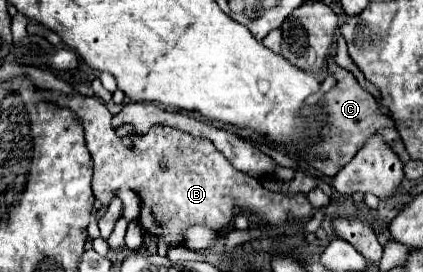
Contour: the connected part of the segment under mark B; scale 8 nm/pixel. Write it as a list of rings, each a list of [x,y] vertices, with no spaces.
[[[41,89],[41,95],[49,103],[55,103],[59,107],[71,109],[75,113],[77,121],[81,123],[81,127],[85,131],[87,149],[89,149],[89,153],[93,157],[93,163],[95,163],[93,165],[93,193],[95,193],[95,199],[101,201],[101,205],[107,207],[117,197],[117,189],[129,187],[141,199],[141,211],[139,211],[139,219],[137,219],[139,225],[149,235],[169,237],[171,239],[169,249],[185,247],[185,233],[187,233],[187,229],[191,229],[195,225],[209,227],[209,229],[213,229],[217,233],[223,231],[235,219],[235,209],[251,211],[259,219],[265,219],[271,227],[283,227],[289,213],[295,219],[305,219],[305,217],[309,217],[313,213],[313,207],[311,207],[311,203],[307,201],[305,195],[267,189],[259,179],[253,179],[253,177],[237,171],[235,167],[231,167],[231,163],[223,157],[223,153],[219,153],[215,149],[215,145],[205,137],[193,137],[187,131],[165,127],[165,125],[155,125],[145,135],[135,133],[135,135],[119,137],[115,133],[113,125],[111,125],[111,113],[107,111],[107,107],[103,105],[101,99],[85,97],[85,95],[75,93],[75,91],[65,95],[65,93],[47,91],[47,89]]]

